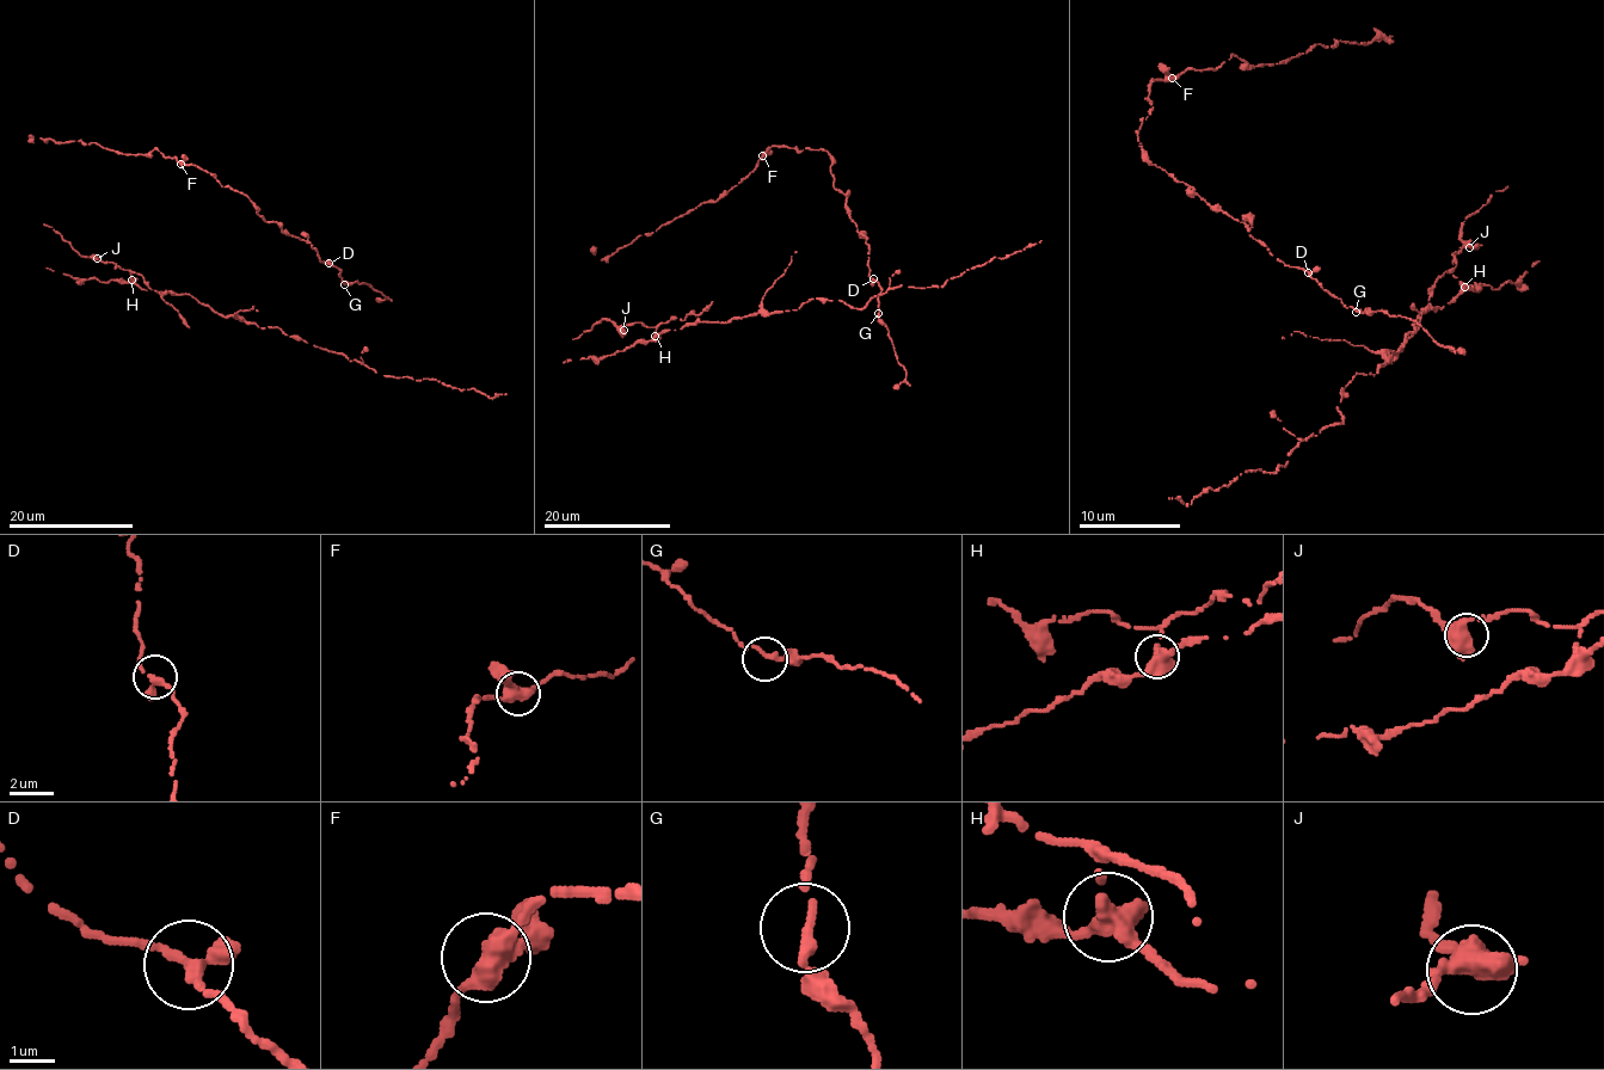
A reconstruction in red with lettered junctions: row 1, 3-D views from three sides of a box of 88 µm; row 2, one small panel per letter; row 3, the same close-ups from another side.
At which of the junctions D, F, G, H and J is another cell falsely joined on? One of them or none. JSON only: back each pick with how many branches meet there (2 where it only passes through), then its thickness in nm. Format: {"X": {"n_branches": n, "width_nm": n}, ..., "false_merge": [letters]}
{"H": {"n_branches": 3, "width_nm": 420}, "false_merge": ["H"]}

